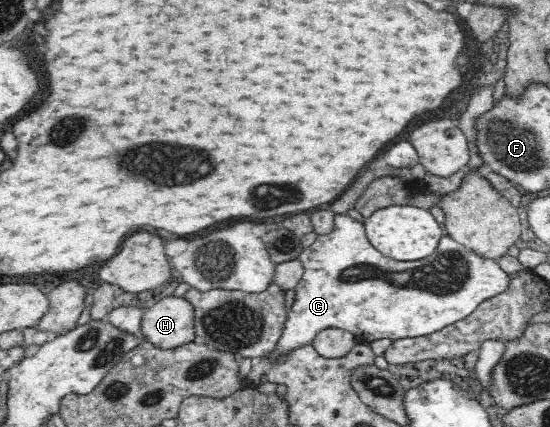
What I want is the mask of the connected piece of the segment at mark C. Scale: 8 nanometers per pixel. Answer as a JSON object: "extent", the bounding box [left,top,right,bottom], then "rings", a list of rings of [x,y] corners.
{"extent":[262,215,511,363],"rings":[[[335,215],[333,227],[332,232],[318,235],[313,244],[304,247],[297,256],[304,270],[302,280],[294,287],[294,304],[287,312],[276,346],[262,359],[279,363],[297,348],[312,345],[315,336],[325,328],[339,328],[351,332],[359,342],[370,343],[383,338],[395,341],[426,336],[471,315],[483,300],[506,292],[511,283],[510,274],[504,272],[495,260],[476,255],[450,235],[442,236],[434,254],[422,260],[397,261],[374,248],[363,223],[349,215]]]}

